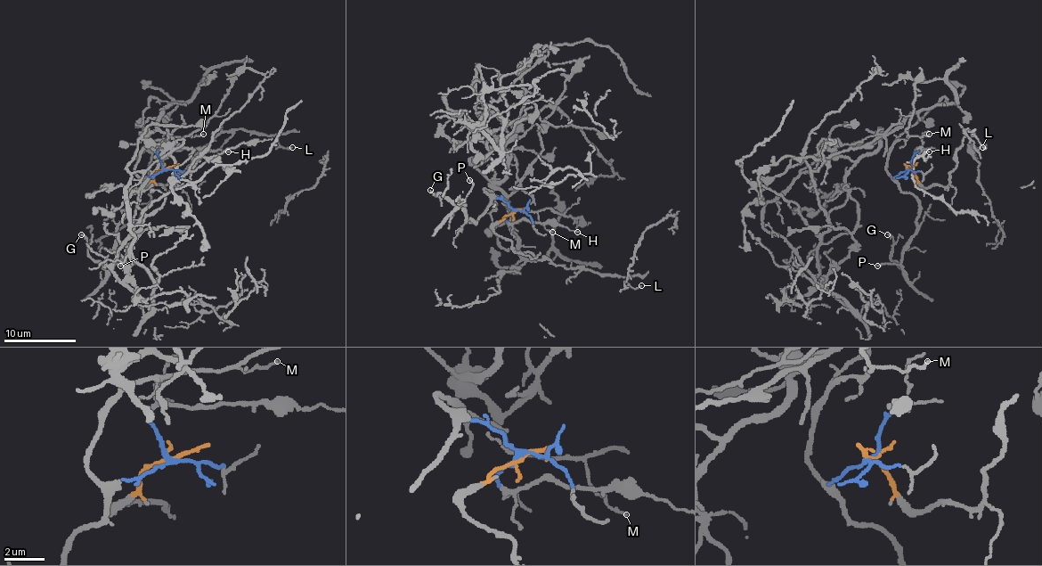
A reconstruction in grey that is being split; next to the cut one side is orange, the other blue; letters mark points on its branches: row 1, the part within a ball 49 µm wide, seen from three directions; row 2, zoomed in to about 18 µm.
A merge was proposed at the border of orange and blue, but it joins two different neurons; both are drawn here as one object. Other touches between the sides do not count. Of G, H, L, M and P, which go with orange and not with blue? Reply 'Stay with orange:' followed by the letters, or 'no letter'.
Stay with orange: L

